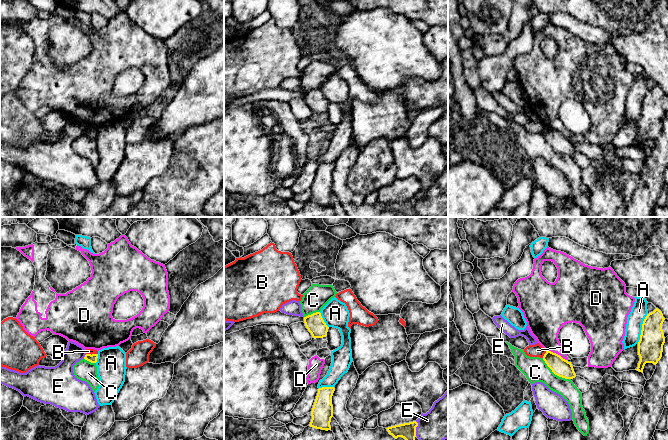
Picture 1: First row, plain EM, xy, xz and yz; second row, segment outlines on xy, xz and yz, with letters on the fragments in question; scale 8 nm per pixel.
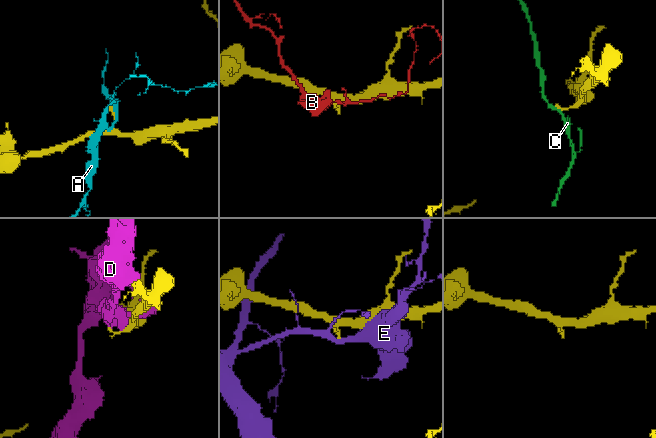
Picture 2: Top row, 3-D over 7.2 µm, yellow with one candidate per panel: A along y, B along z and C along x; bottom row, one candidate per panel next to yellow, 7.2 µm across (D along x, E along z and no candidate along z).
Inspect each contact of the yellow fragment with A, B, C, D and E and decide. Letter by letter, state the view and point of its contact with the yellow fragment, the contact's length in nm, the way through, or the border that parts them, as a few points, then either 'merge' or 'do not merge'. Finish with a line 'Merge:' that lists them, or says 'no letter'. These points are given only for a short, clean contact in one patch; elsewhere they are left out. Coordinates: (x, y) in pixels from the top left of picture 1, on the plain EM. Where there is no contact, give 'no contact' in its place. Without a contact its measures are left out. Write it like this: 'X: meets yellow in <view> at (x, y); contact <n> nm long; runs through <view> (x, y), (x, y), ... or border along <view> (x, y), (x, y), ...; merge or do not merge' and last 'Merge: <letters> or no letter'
A: meets yellow in yz at (642, 104); contact 260 nm long; do not merge
B: meets yellow in yz at (544, 130); contact 70 nm long; border along yz (546, 127), (542, 133); do not merge
C: meets yellow in yz at (555, 150); contact 280 nm long; border along yz (542, 134), (555, 150), (570, 155); do not merge
D: meets yellow in yz at (555, 129); contact 190 nm long; do not merge
E: meets yellow in xy at (85, 132); contact 50 nm long; do not merge
Merge: no letter

